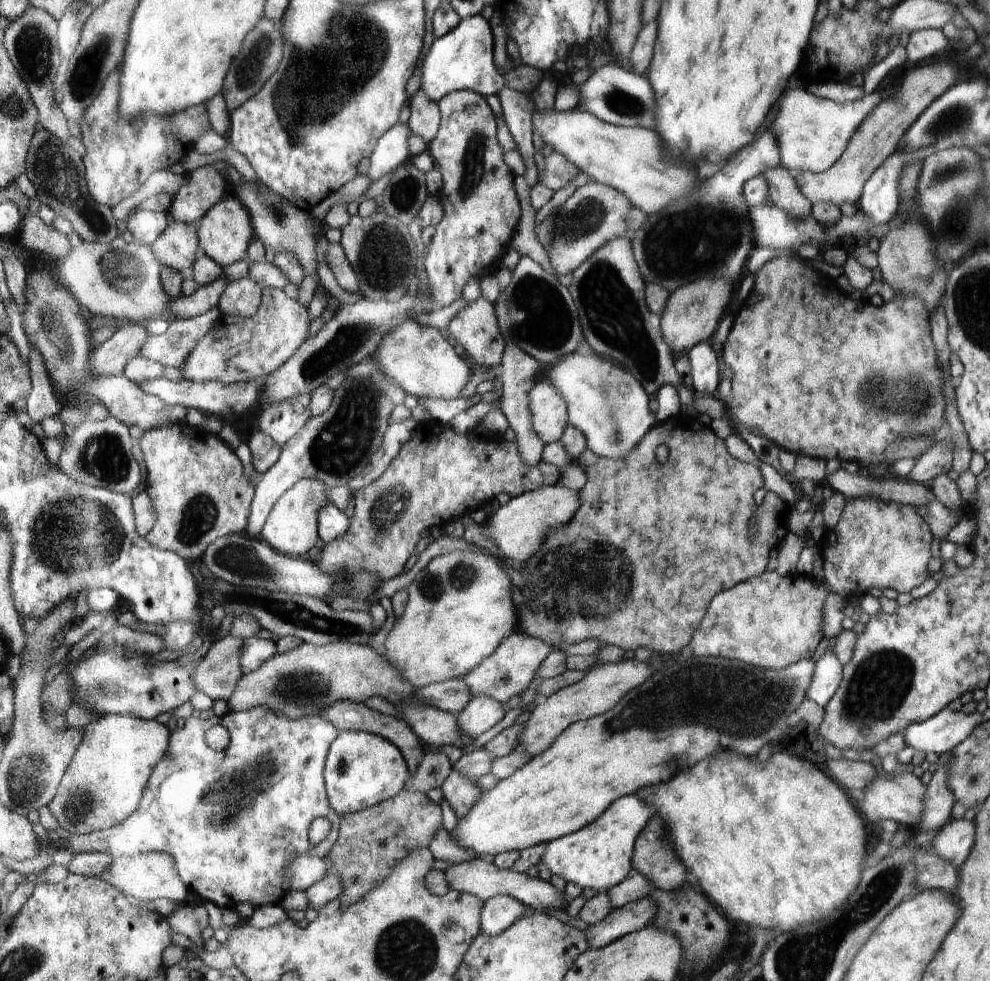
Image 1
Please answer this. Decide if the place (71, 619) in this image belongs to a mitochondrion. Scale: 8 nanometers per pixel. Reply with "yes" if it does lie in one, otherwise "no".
no

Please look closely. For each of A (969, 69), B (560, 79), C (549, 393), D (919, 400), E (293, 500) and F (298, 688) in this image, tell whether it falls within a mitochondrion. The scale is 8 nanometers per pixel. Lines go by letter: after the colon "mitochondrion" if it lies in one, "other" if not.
A: other
B: other
C: other
D: mitochondrion
E: other
F: mitochondrion

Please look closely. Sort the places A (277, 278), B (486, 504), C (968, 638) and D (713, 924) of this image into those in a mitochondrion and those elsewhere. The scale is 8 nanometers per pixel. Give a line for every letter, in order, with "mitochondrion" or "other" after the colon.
A: other
B: other
C: other
D: other

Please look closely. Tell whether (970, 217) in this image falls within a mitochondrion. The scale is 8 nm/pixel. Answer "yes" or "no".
yes

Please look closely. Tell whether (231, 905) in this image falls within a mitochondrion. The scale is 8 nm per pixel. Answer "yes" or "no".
no

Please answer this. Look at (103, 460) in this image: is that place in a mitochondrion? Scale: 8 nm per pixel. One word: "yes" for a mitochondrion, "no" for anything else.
yes

